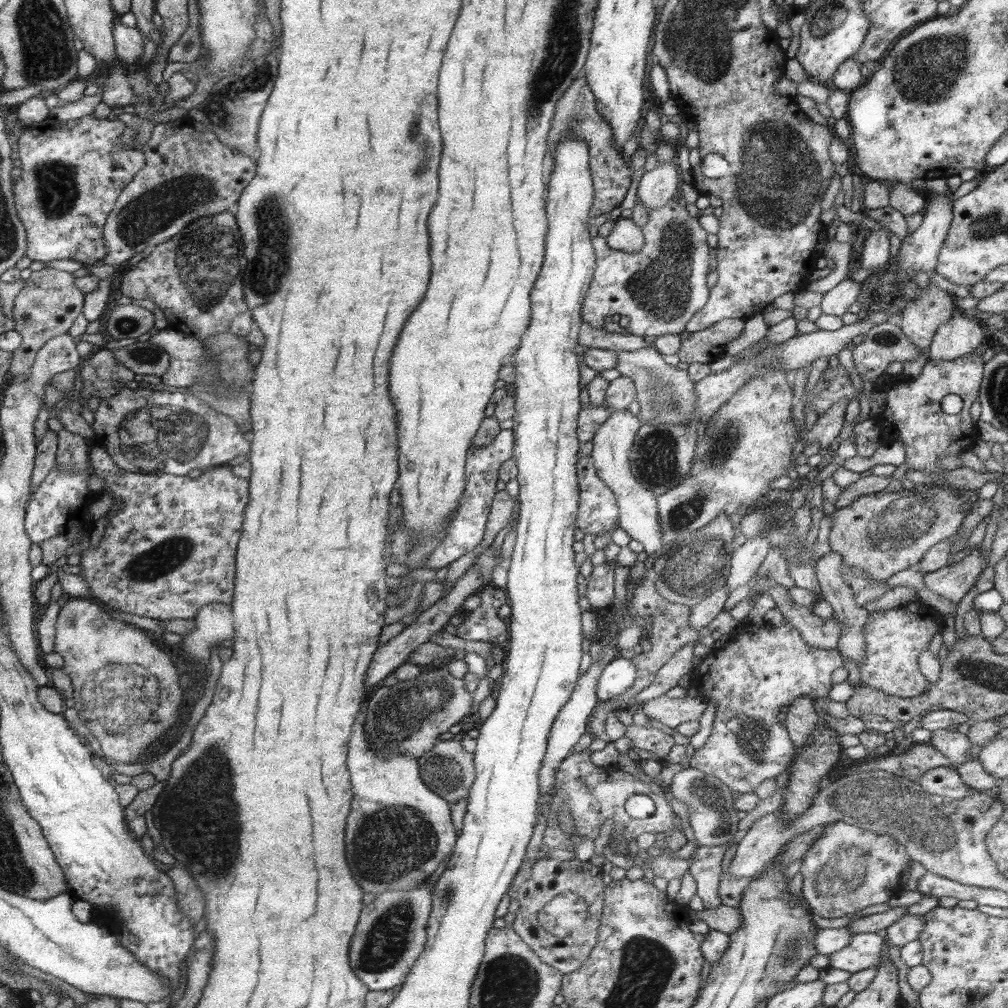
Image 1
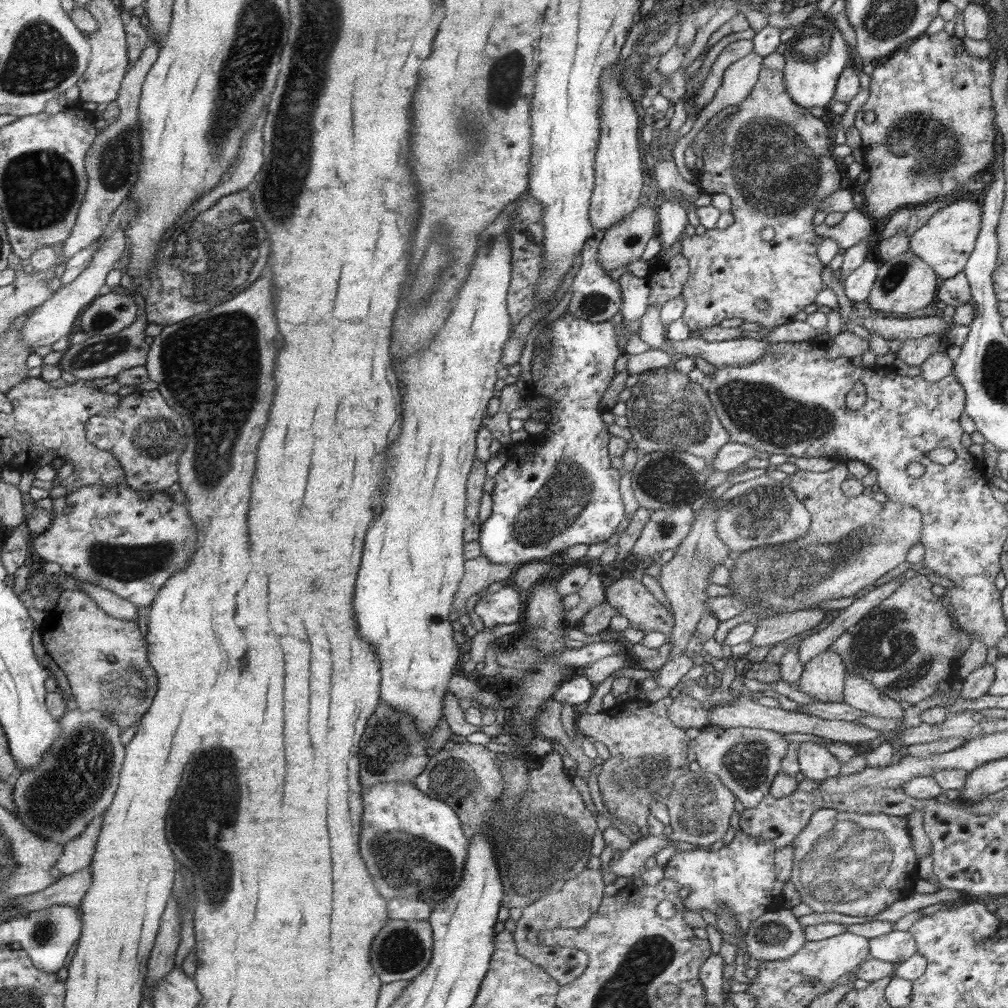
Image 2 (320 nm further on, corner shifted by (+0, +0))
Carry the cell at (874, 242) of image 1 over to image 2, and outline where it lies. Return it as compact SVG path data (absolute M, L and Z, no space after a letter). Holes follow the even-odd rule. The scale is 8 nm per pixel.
M869 258L844 280L844 294L853 303L867 301L876 282L880 263Z

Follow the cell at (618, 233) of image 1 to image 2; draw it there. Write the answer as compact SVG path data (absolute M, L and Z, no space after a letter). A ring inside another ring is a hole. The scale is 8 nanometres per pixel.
M624 273L618 280L621 289L622 316L624 321L639 320L649 309L650 288L647 278L637 278Z

